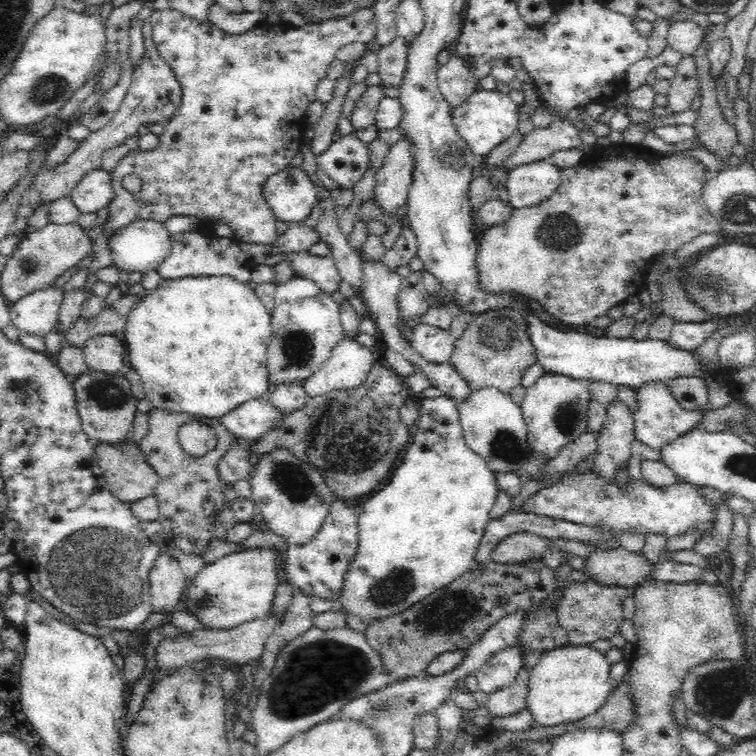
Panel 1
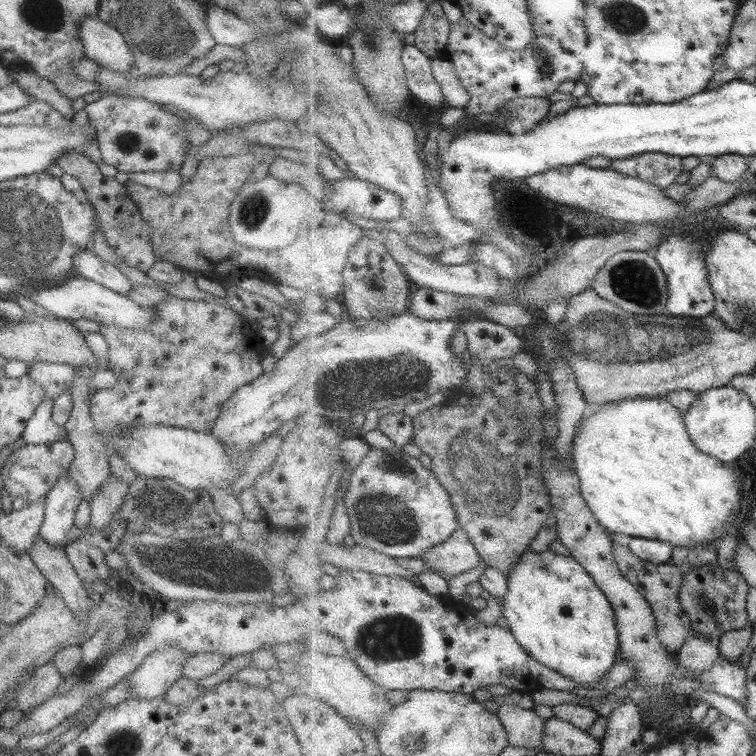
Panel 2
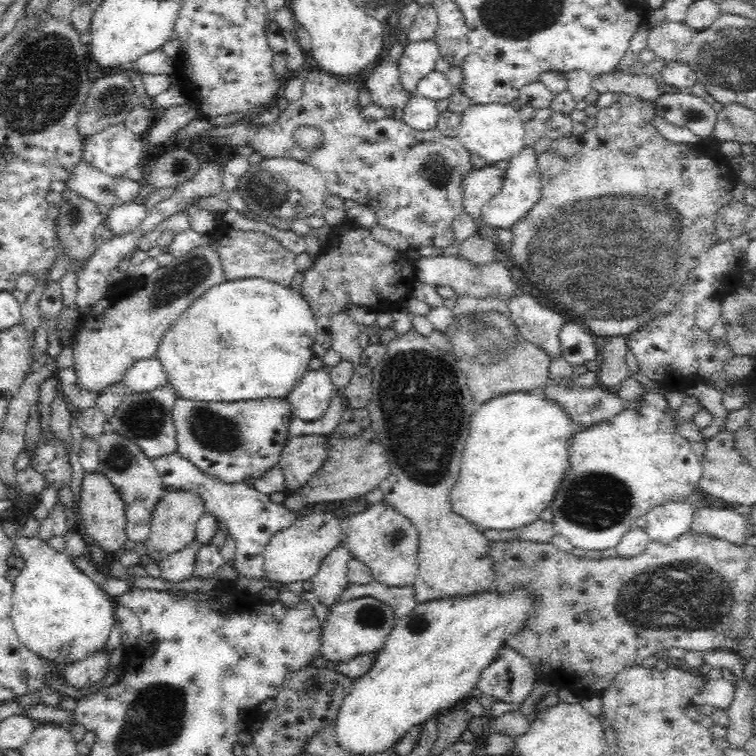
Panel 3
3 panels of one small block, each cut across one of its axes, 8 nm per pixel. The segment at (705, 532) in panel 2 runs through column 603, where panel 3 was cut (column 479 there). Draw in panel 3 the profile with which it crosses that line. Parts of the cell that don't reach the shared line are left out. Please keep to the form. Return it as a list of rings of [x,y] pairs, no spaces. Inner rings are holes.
[[[539,391],[535,392],[511,392],[508,395],[498,396],[494,400],[477,407],[476,412],[472,416],[472,434],[470,434],[470,440],[466,442],[464,450],[464,458],[460,468],[460,478],[456,486],[451,490],[451,504],[454,504],[456,511],[461,512],[461,515],[470,522],[477,524],[482,530],[514,530],[520,528],[526,524],[530,524],[538,519],[540,512],[544,509],[548,509],[550,503],[554,500],[554,495],[558,486],[562,484],[562,478],[564,474],[568,472],[570,468],[570,462],[568,462],[568,454],[570,452],[570,446],[572,446],[572,438],[579,433],[576,425],[572,425],[572,419],[566,415],[562,405],[558,402],[546,398],[543,393]]]

